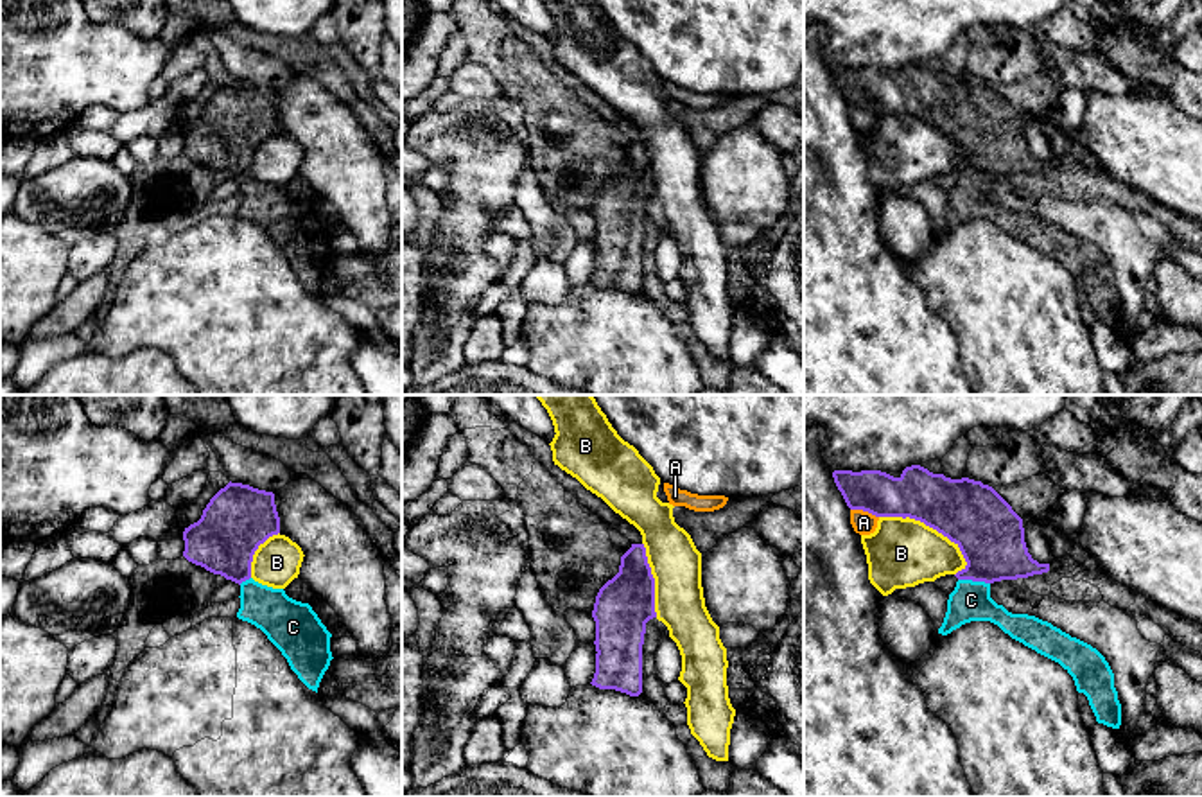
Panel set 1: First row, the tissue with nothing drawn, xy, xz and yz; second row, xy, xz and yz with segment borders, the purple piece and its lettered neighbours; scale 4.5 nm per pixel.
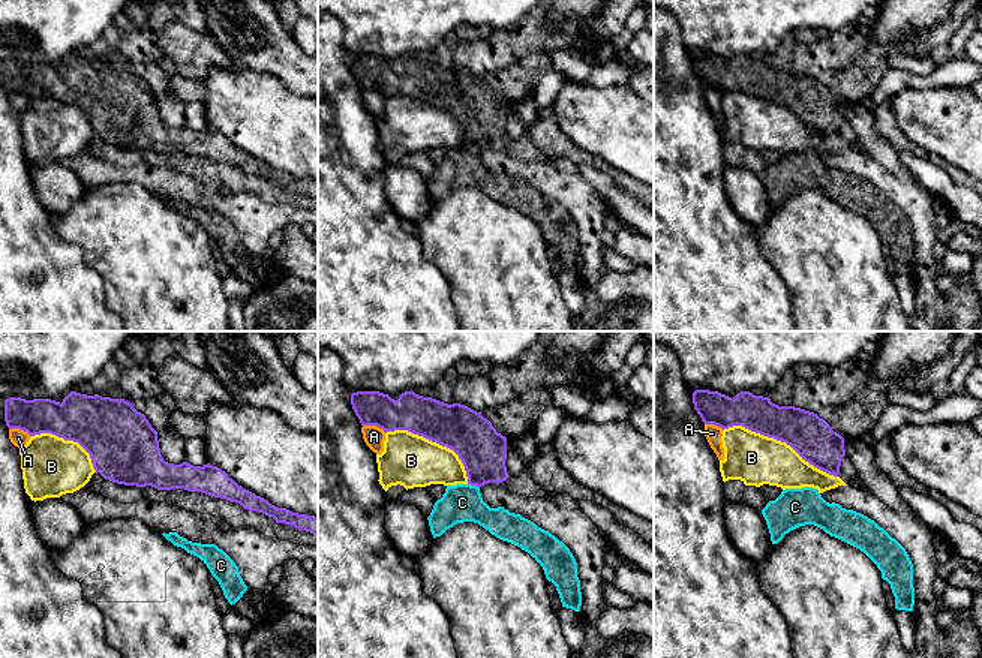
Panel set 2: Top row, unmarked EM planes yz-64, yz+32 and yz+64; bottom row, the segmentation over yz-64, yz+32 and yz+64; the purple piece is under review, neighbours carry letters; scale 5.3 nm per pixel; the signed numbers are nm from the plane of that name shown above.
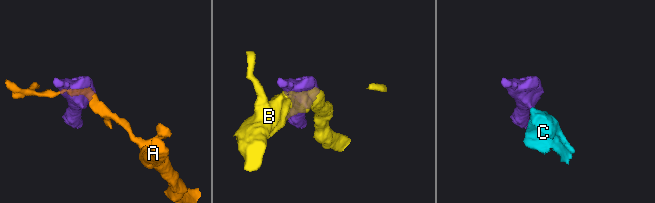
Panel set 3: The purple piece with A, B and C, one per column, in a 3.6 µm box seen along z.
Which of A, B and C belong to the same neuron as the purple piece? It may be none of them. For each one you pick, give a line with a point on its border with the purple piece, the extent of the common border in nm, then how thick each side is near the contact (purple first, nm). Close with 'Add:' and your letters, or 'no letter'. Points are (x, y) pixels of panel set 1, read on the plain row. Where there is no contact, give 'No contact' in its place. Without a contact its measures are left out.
C: Touches purple at yz (975, 178). Shared border 150 nm. Thickness 300 nm (purple) against 180 nm
Add: C

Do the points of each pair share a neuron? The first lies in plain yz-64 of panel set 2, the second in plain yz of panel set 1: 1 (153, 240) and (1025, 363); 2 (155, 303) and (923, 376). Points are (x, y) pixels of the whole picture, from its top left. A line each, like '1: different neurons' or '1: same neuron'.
1: same neuron
2: different neurons

